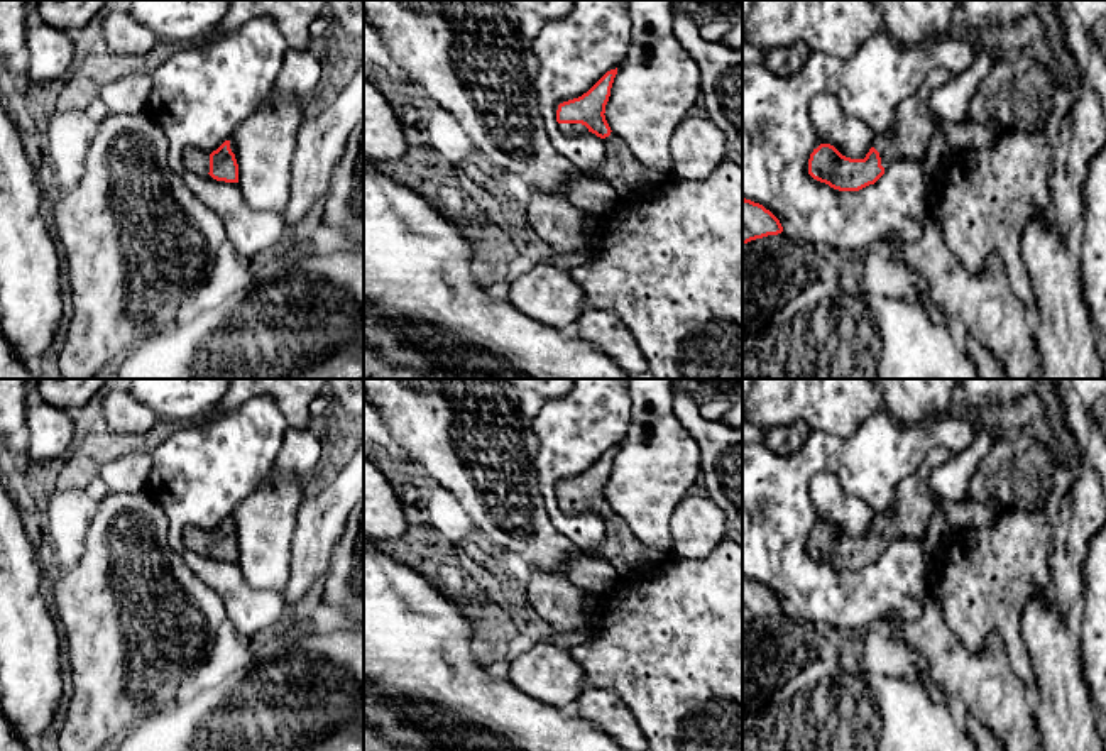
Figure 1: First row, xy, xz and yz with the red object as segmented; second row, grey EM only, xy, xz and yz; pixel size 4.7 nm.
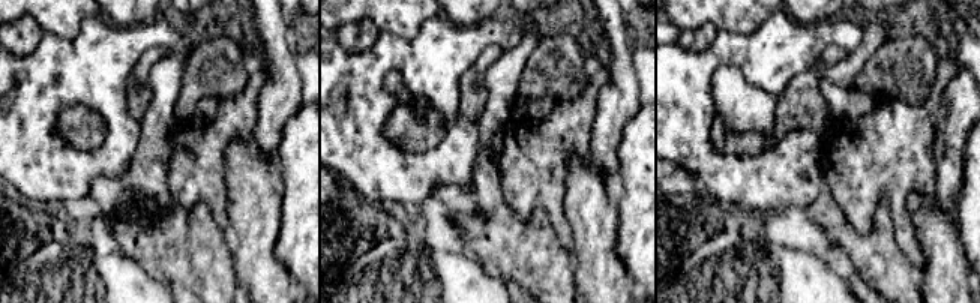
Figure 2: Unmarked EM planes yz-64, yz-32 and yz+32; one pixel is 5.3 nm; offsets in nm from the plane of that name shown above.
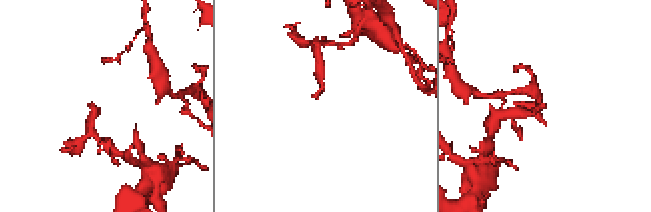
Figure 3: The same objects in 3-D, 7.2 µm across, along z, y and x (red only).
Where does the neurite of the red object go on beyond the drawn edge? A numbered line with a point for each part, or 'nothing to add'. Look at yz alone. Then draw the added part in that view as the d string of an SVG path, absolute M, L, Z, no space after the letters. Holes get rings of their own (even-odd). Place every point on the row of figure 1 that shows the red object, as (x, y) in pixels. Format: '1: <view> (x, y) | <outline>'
1: yz (910, 137) | M935 68L922 86L898 105L893 130L888 135L878 135L873 144L884 169L898 159L923 162L934 130L928 107L930 91L952 78L954 74L945 68Z

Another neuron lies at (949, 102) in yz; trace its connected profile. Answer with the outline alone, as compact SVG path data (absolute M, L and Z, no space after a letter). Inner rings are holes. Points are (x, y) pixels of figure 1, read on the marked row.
M977 46L971 66L944 86L930 91L928 107L944 122L962 122L967 117L967 105L981 79L989 73L998 58Z

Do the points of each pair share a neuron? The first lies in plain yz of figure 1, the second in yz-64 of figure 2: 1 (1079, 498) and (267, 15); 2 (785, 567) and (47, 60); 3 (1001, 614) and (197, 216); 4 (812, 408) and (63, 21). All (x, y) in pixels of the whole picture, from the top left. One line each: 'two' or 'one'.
1: one
2: one
3: two
4: one

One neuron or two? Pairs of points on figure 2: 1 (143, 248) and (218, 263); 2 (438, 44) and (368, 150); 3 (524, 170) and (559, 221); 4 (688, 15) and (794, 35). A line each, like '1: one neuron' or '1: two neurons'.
1: one neuron
2: one neuron
3: one neuron
4: two neurons

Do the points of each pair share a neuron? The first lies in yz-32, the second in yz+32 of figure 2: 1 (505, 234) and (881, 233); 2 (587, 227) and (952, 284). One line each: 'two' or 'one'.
1: one
2: one

